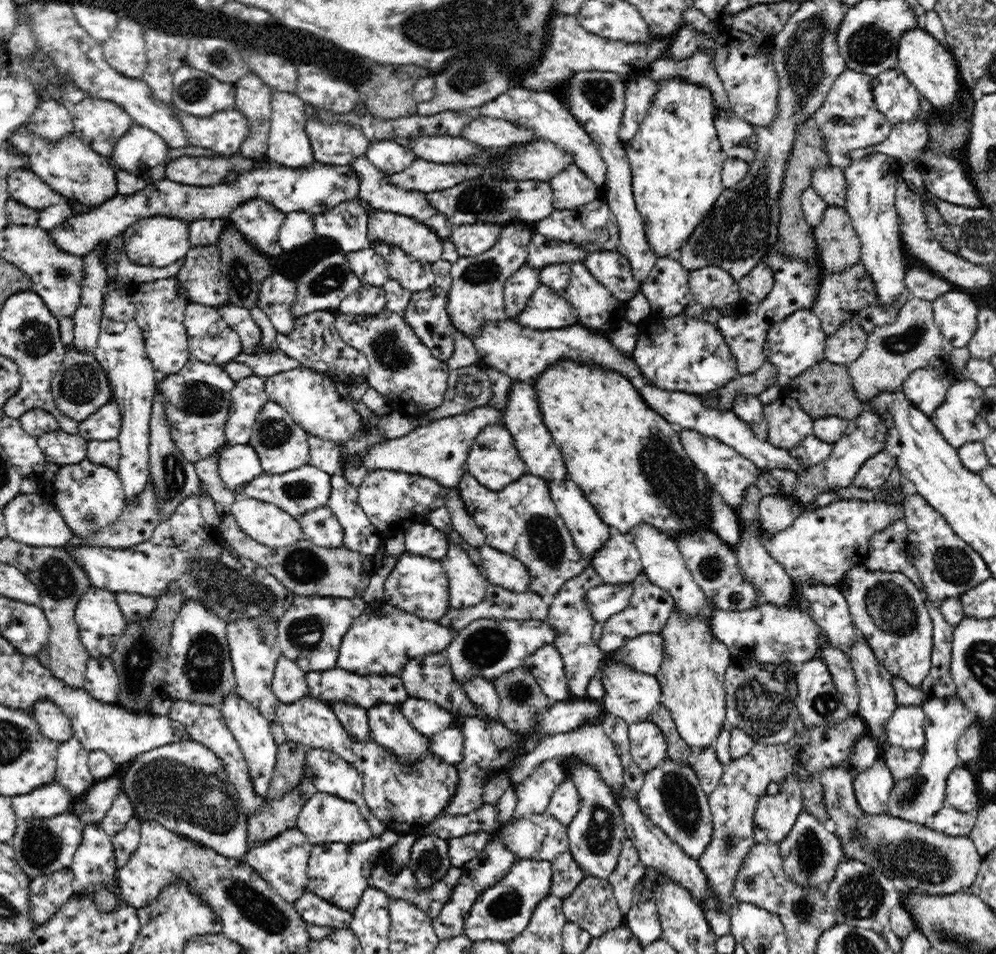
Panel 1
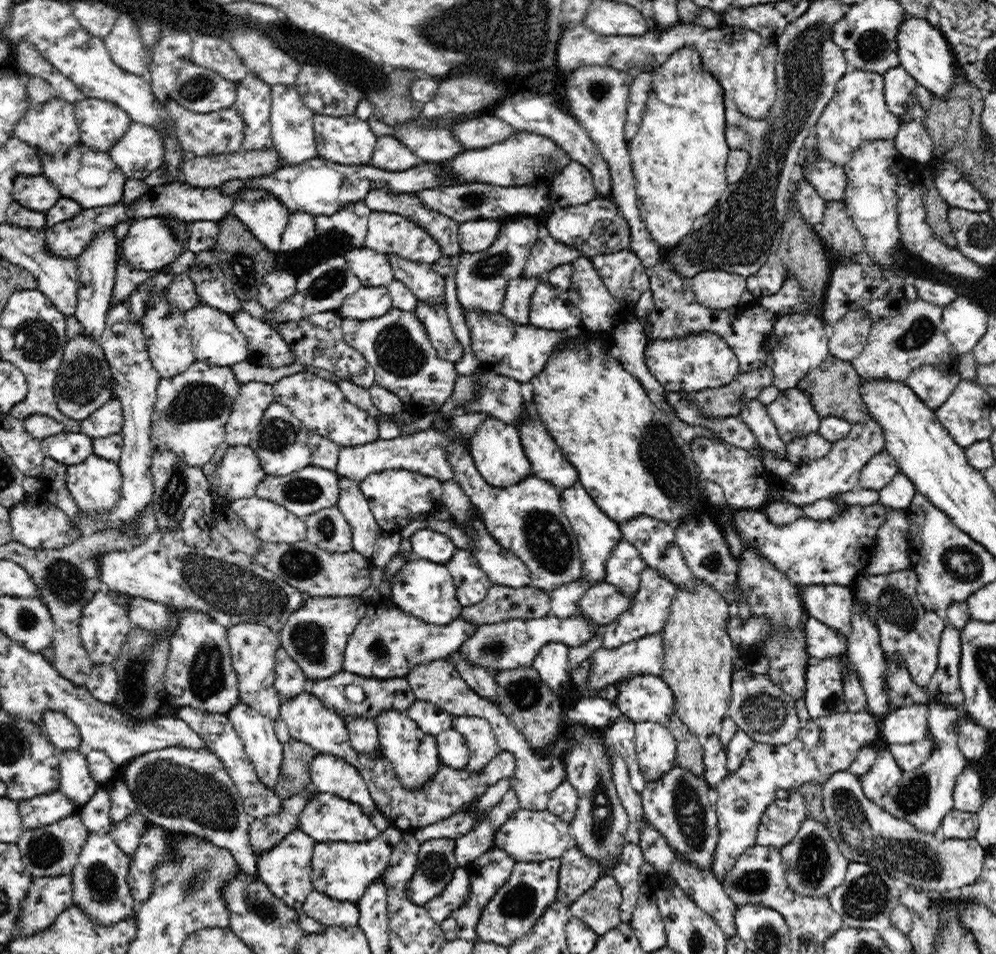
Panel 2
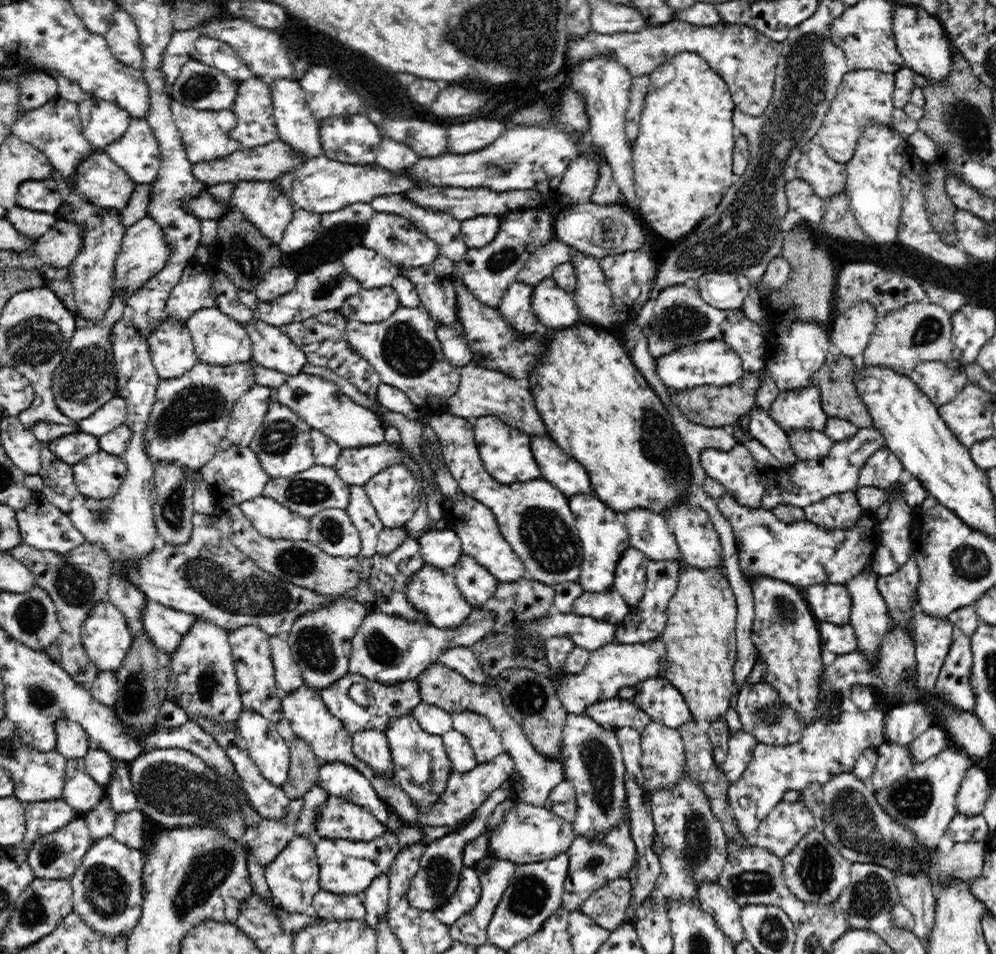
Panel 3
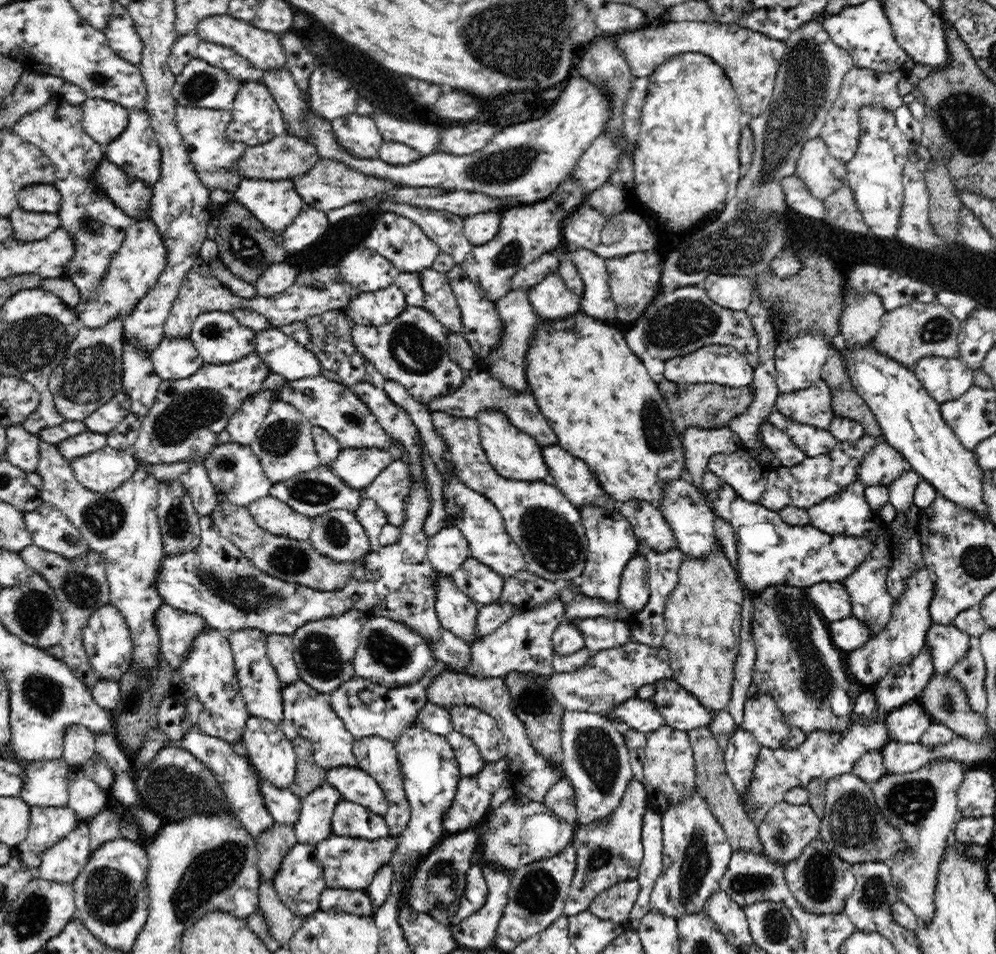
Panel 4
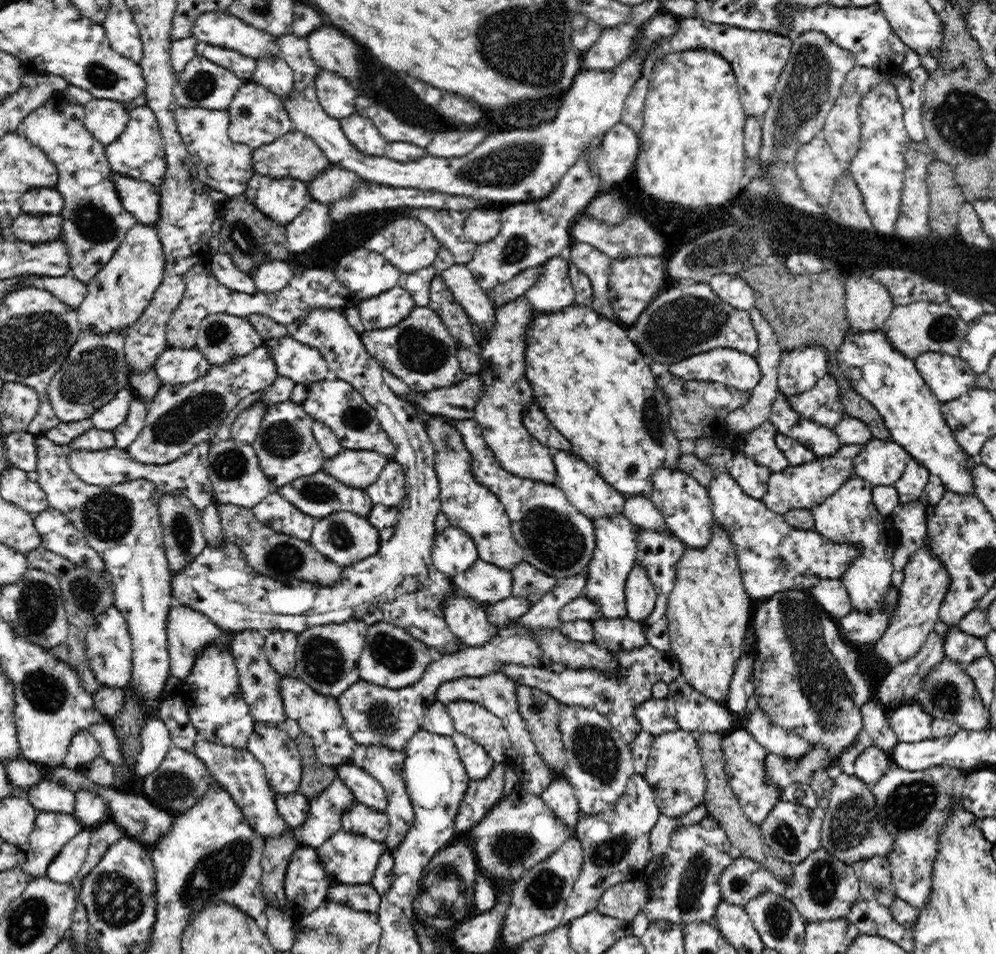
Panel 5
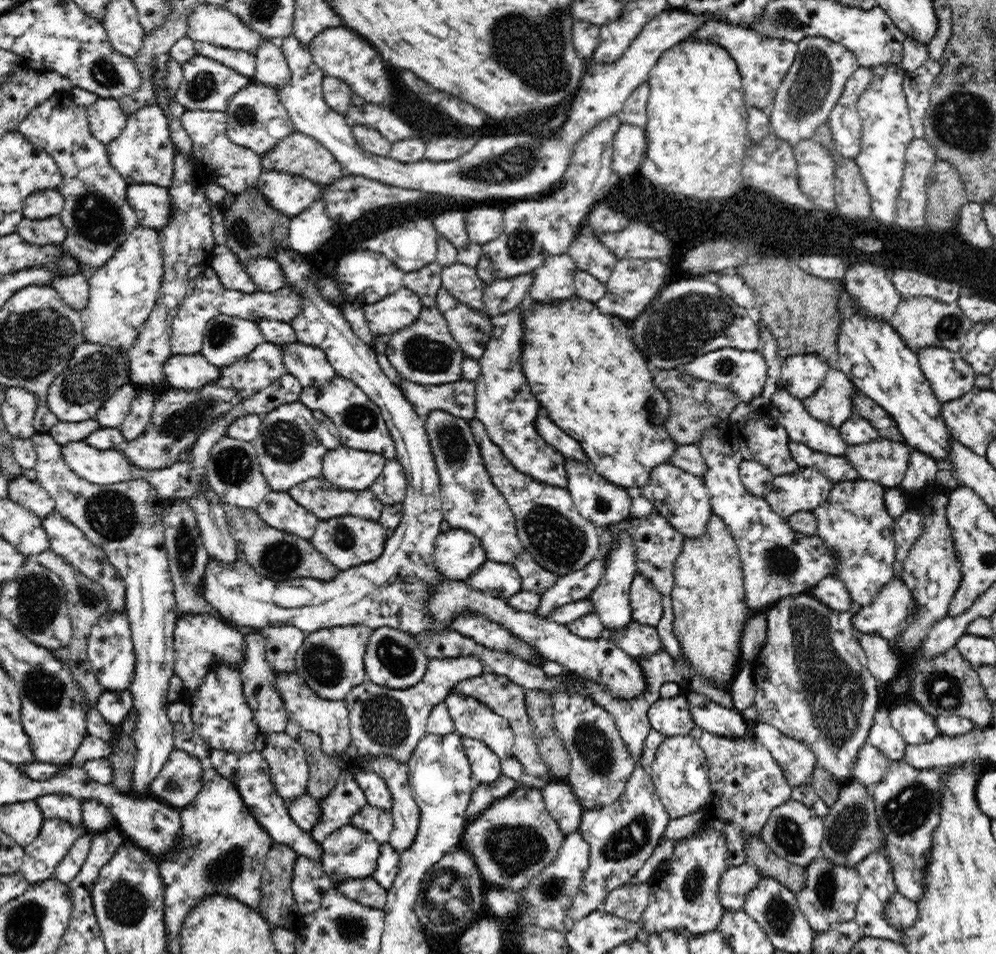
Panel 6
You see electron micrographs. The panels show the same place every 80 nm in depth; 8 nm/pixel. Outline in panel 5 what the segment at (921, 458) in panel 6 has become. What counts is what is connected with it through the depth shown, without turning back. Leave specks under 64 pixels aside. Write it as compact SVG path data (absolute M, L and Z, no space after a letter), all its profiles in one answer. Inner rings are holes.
M913 458L907 464L904 474L893 484L897 489L899 504L908 504L912 501L918 501L920 493L928 484L928 478L932 475L929 470L916 462Z

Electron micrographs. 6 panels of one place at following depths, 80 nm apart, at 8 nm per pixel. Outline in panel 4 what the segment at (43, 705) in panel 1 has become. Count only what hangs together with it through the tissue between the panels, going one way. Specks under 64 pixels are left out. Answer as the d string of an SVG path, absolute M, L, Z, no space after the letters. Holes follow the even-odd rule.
M80 725L67 726L63 736L63 759L68 766L83 764L95 752L95 736L88 728Z

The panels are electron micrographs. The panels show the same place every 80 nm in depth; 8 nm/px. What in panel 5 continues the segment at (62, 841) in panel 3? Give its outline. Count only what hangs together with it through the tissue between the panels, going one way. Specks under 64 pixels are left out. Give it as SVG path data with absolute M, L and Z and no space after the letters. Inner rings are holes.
M82 829L60 849L46 869L46 877L54 882L70 884L78 876L91 843L91 831Z

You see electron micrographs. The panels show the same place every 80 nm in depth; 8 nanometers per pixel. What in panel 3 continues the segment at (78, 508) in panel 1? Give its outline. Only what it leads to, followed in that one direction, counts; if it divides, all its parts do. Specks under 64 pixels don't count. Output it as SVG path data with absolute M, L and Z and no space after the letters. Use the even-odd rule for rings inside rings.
M98 450L72 465L78 492L86 498L104 500L118 492L127 473L126 463L120 456Z

